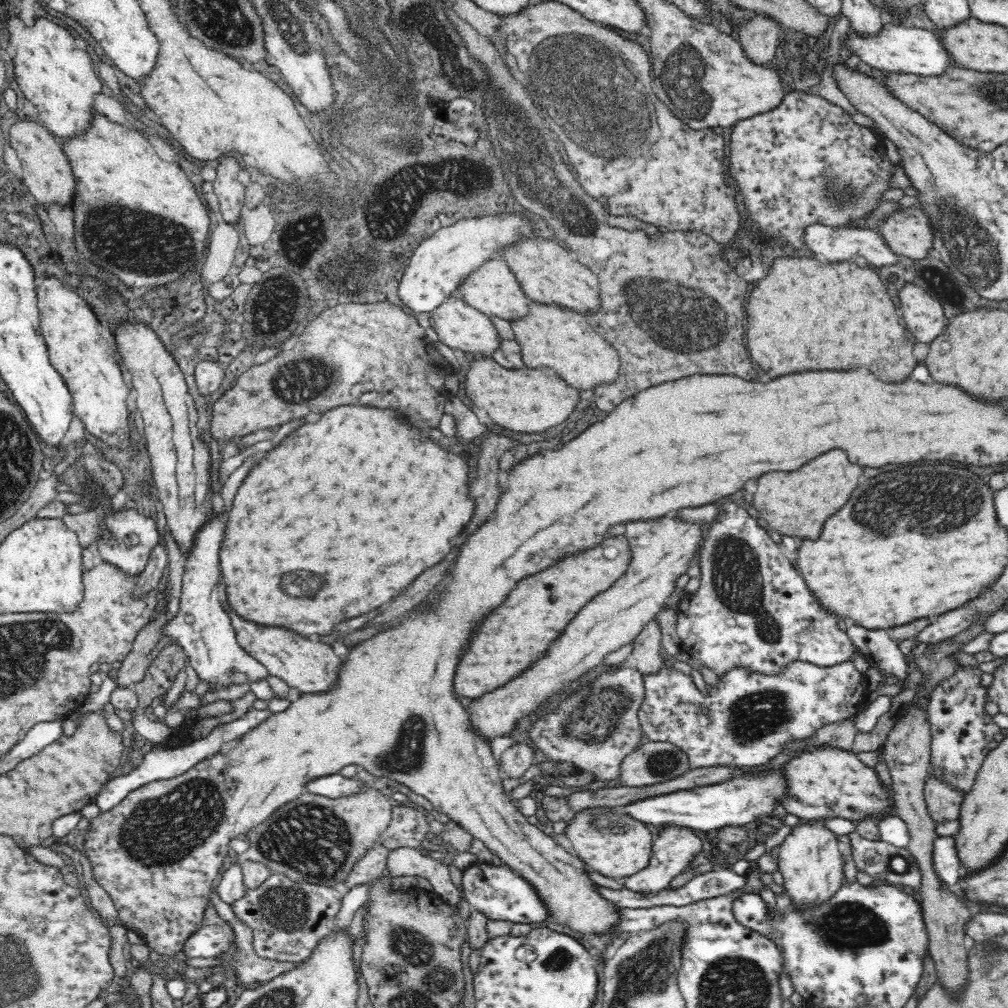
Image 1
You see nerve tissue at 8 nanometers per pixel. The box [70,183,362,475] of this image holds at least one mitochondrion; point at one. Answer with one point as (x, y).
(120, 237)

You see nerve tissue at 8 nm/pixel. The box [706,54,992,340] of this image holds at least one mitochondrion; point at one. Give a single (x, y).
(841, 192)

